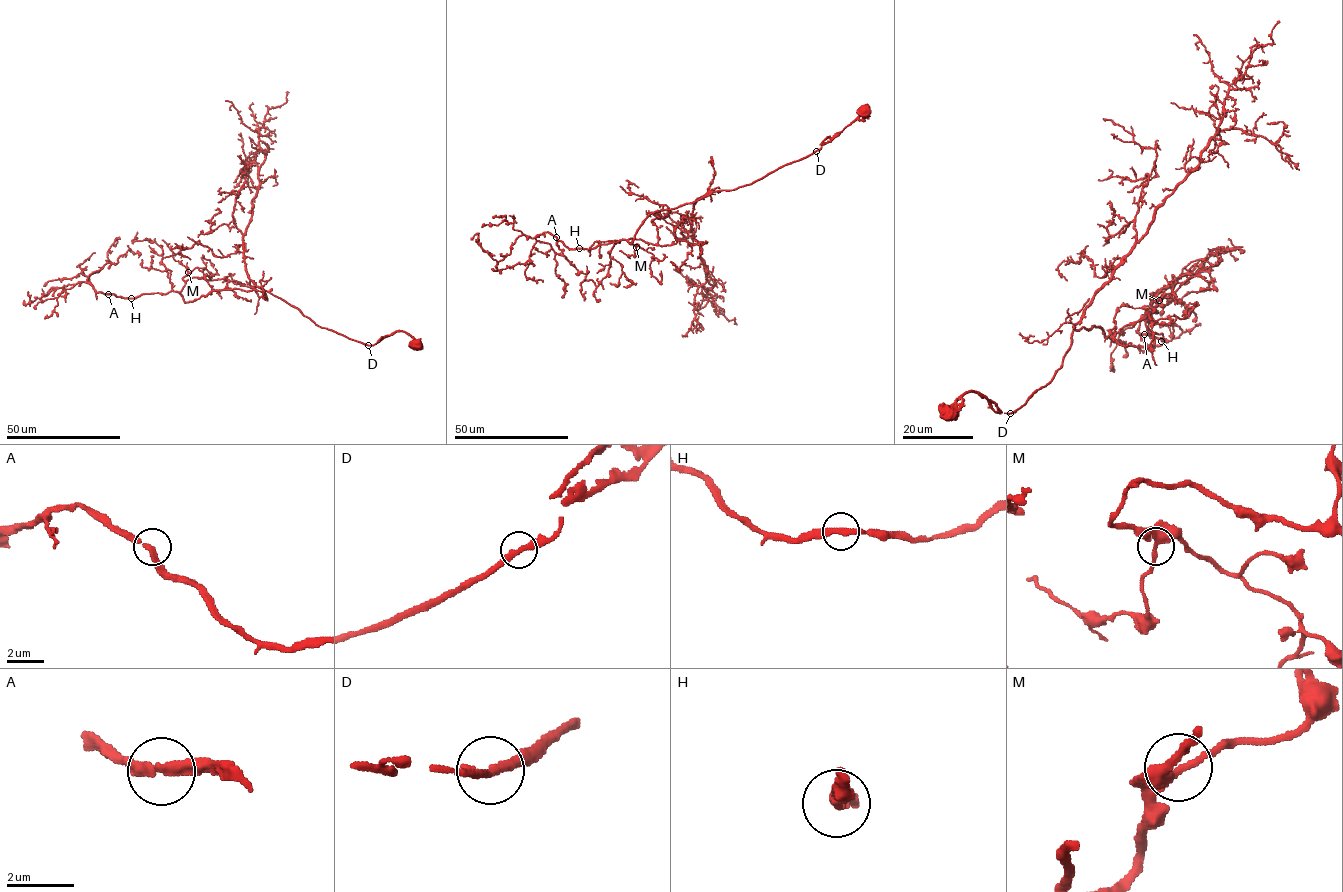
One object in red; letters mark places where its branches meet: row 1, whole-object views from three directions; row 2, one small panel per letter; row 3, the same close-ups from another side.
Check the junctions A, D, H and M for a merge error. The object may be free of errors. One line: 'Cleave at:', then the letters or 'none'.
Cleave at: none

